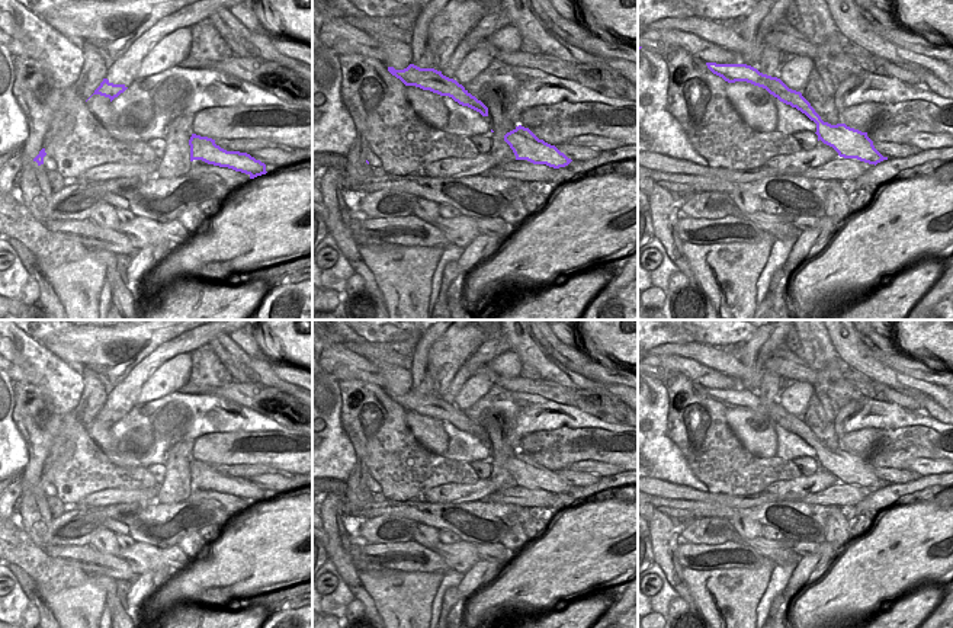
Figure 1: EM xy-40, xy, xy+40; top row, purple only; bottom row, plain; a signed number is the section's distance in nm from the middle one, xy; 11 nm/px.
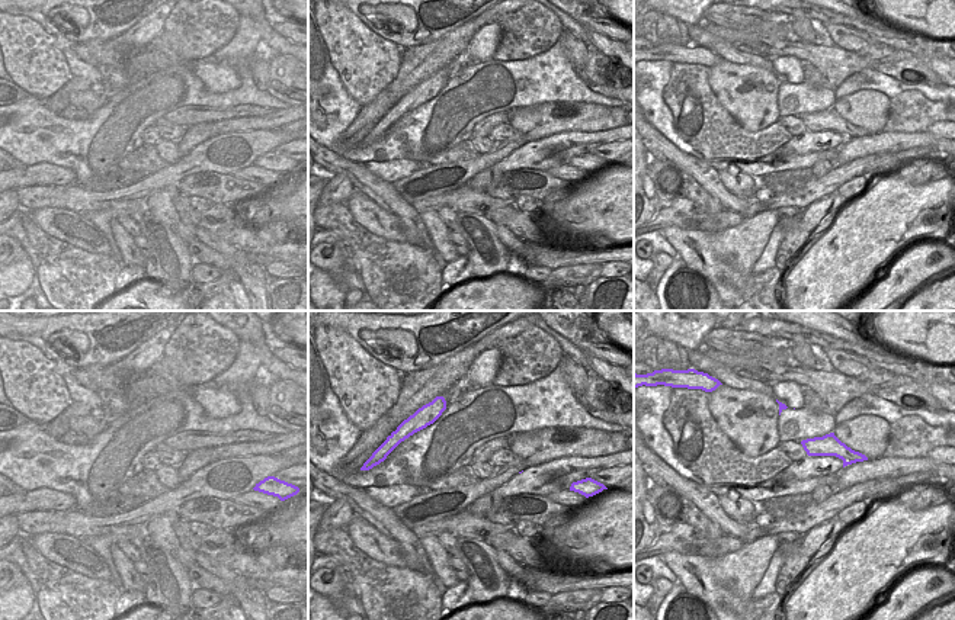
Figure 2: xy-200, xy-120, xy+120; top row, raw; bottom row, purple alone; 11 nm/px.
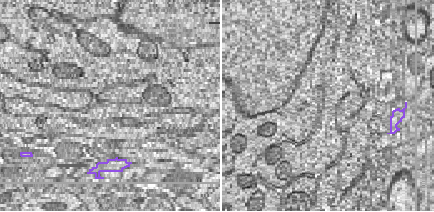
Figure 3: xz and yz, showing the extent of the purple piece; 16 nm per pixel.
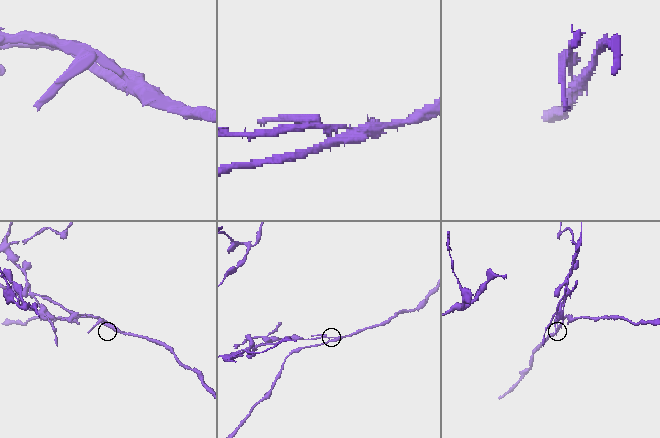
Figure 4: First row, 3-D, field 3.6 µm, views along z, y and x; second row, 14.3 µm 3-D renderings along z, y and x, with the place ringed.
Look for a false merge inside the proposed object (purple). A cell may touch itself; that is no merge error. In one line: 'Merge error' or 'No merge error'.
Merge error.

